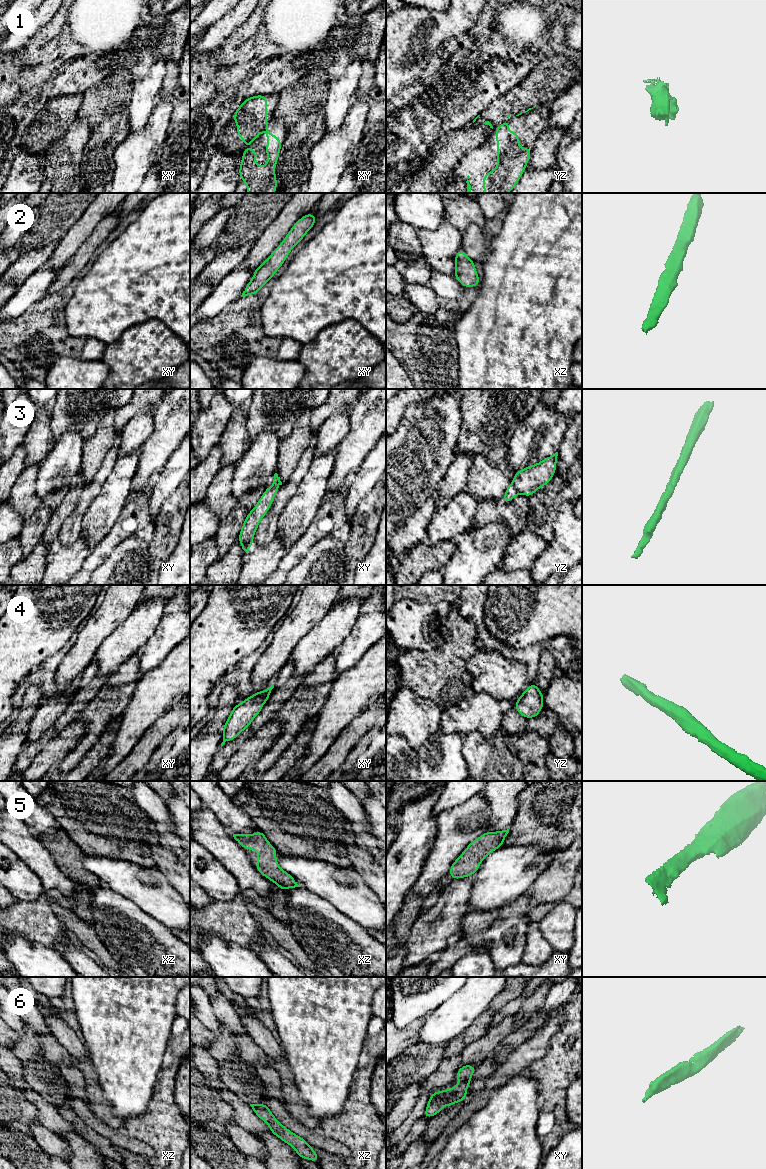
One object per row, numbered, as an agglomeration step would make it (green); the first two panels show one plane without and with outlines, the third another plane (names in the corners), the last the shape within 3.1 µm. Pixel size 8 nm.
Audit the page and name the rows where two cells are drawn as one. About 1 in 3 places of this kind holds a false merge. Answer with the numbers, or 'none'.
1

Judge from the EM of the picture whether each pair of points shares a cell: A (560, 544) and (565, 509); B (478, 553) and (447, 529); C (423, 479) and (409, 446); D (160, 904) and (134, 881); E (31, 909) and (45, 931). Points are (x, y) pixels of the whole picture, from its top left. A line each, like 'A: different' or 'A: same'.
A: same
B: different
C: same
D: same
E: same

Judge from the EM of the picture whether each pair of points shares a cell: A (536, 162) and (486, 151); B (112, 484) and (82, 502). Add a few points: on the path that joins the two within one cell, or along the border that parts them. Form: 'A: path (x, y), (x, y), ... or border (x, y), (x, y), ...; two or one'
A: border (537, 138), (525, 168); two
B: border (111, 472), (85, 512); two

